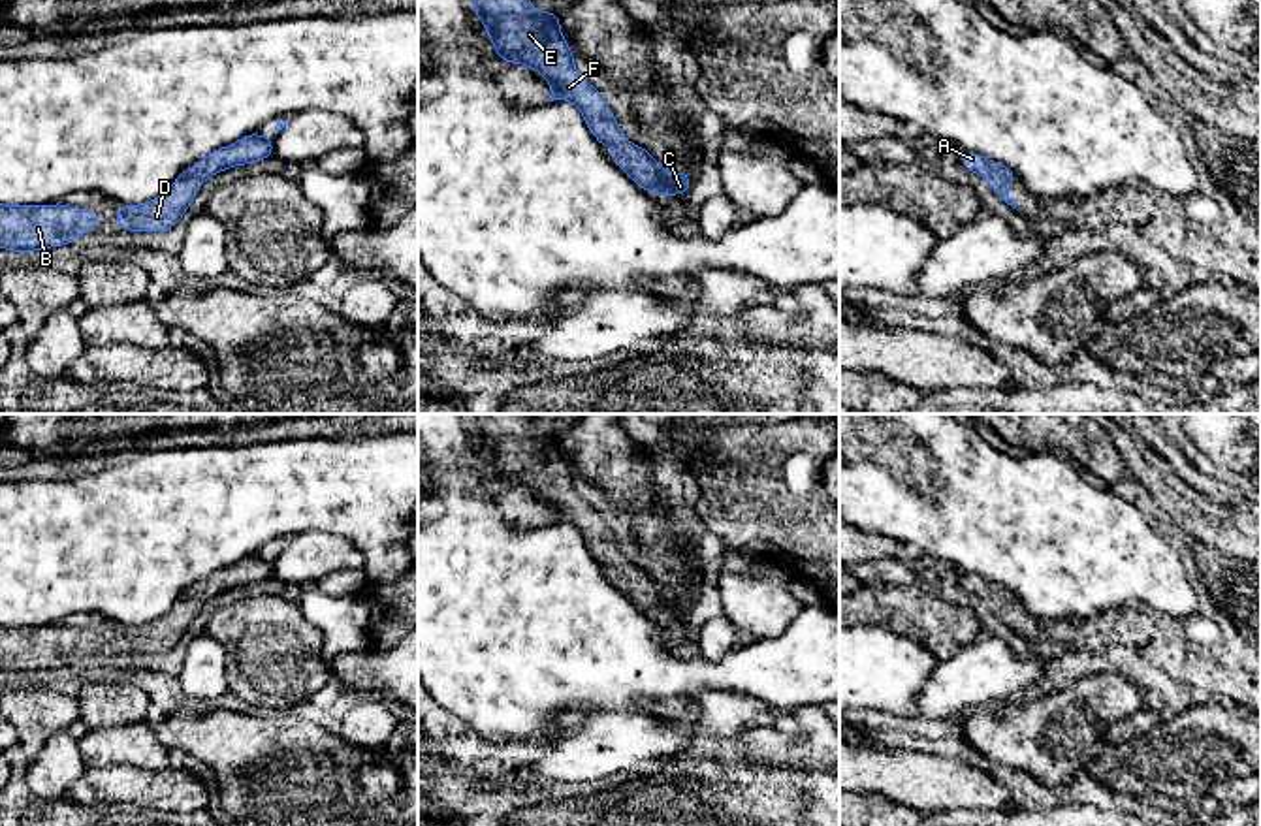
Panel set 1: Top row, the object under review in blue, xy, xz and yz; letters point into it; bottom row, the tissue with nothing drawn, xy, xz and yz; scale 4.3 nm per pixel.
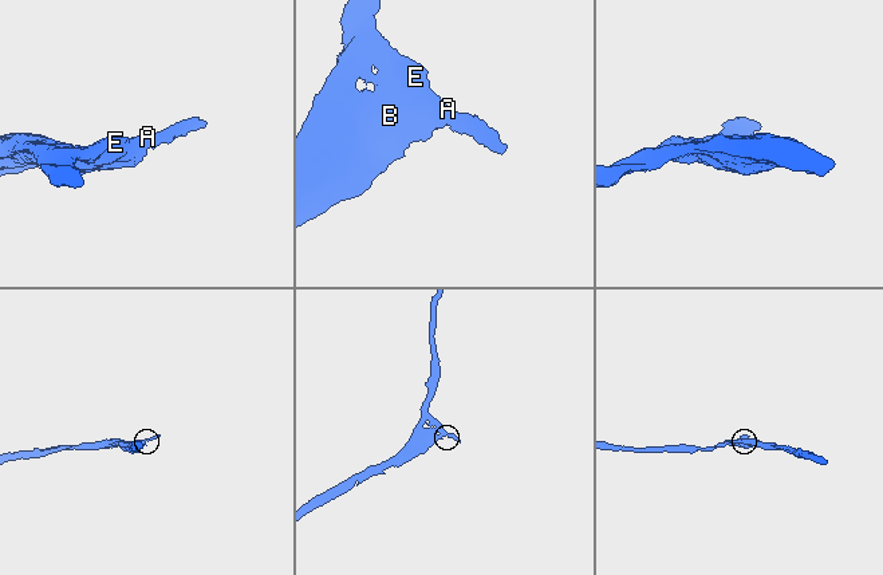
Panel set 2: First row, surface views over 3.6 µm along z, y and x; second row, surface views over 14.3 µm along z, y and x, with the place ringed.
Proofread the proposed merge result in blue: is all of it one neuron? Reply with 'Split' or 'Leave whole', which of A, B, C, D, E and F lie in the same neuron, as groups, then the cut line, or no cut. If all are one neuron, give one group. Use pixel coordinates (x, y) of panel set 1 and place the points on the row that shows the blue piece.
Leave whole. Groups: A B C D E F. No split

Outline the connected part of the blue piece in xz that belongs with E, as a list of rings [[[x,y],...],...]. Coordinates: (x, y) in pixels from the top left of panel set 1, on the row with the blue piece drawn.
[[[471,0],[484,23],[497,58],[535,68],[550,81],[553,100],[580,107],[587,128],[602,147],[614,147],[614,162],[642,190],[685,196],[691,177],[685,171],[668,175],[649,151],[629,143],[602,96],[574,70],[574,53],[561,36],[557,13],[538,11],[531,0]]]

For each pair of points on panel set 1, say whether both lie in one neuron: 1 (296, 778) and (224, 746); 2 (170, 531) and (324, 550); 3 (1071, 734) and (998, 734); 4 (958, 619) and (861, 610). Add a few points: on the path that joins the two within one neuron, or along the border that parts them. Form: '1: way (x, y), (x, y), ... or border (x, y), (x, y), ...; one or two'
1: way (279, 778), (270, 778), (241, 749); one
2: border (294, 535), (335, 533), (339, 537); two
3: way (1053, 734), (1017, 734); one
4: way (934, 619), (906, 610), (885, 610); one

